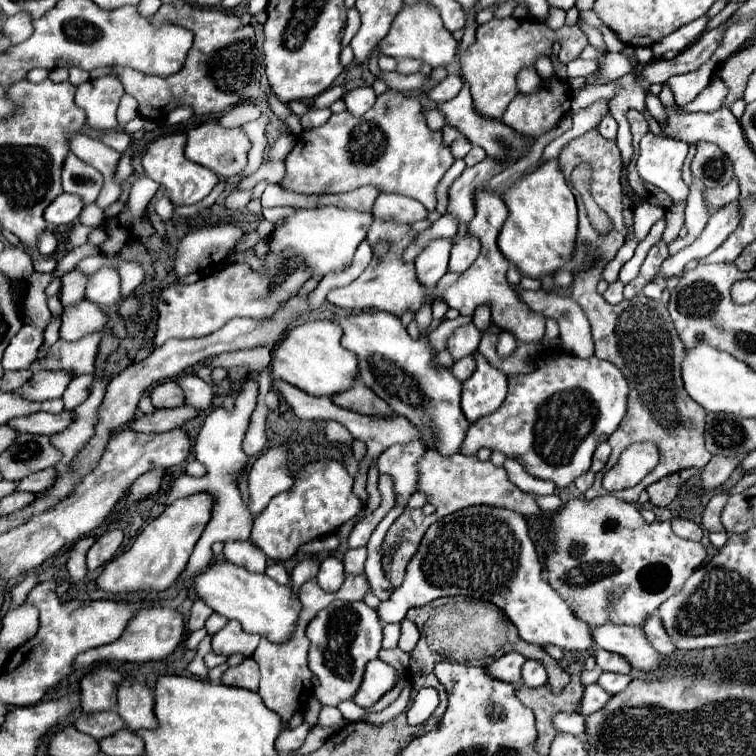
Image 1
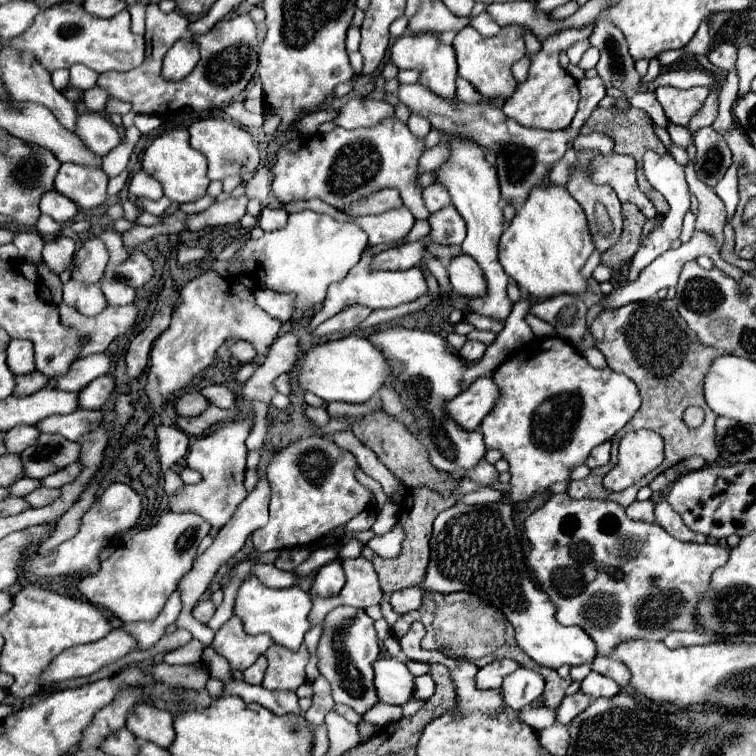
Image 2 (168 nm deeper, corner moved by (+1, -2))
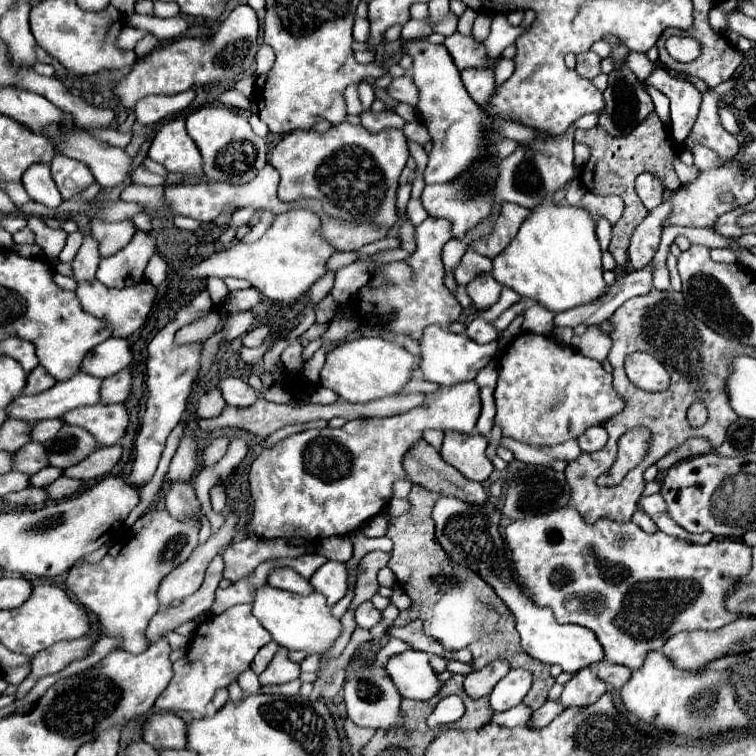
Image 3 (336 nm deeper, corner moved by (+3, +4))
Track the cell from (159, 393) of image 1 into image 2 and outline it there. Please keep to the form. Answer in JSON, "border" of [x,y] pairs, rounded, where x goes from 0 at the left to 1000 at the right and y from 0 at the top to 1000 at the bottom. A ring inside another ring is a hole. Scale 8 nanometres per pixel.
{"border":[[[265,519],[241,521],[233,529],[233,542],[238,550],[265,550],[265,545],[270,545],[275,537],[275,529]]]}

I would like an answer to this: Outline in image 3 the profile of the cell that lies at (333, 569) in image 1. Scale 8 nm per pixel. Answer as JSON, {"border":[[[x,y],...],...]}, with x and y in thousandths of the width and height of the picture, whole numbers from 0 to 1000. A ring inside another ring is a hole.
{"border":[[[434,741],[413,765],[410,772],[418,783],[431,788],[434,802],[442,802],[447,794],[452,794],[458,788],[460,780],[460,757],[458,757],[458,746],[444,743],[444,741]]]}

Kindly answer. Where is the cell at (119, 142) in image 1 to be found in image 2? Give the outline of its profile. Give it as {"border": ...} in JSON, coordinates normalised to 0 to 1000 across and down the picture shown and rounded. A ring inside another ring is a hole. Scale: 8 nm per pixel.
{"border":[[[132,148],[103,151],[103,156],[101,156],[101,177],[130,206],[140,206],[148,196],[153,196],[161,188],[153,167],[143,159],[143,153],[132,151]]]}

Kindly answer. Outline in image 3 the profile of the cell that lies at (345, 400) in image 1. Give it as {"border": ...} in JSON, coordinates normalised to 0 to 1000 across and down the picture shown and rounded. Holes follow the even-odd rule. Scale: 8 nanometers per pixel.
{"border":[[[553,582],[534,603],[534,622],[537,622],[537,630],[545,640],[553,640],[569,651],[579,651],[585,656],[603,656],[603,659],[614,659],[616,664],[624,664],[624,667],[640,667],[643,664],[643,648],[635,638],[627,638],[627,635],[619,635],[614,632],[611,627],[606,627],[606,622],[601,622],[593,611],[585,608],[582,598],[569,590],[563,582]]]}

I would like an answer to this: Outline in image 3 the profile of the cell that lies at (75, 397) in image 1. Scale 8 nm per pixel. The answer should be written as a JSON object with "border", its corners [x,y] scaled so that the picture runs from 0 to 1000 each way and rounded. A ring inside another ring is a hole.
{"border":[[[159,489],[156,495],[135,503],[135,513],[132,513],[132,529],[138,534],[151,534],[151,532],[164,532],[172,521],[172,508],[175,508],[175,497],[169,489]]]}

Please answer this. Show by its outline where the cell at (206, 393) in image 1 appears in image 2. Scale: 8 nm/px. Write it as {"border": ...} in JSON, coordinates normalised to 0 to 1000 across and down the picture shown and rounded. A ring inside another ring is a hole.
{"border":[[[294,508],[275,511],[267,516],[267,521],[278,529],[280,537],[288,537],[288,540],[310,540],[312,537],[312,521]]]}

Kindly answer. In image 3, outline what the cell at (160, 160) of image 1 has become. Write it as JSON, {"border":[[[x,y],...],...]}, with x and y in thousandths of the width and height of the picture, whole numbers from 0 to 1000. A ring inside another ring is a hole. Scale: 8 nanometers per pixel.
{"border":[[[243,156],[220,161],[204,180],[196,206],[214,217],[222,228],[241,230],[254,238],[267,238],[267,204],[243,169]]]}

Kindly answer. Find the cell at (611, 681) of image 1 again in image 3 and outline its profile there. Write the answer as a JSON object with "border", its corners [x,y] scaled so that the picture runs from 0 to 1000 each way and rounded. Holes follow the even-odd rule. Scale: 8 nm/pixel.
{"border":[[[770,884],[754,902],[746,905],[741,926],[749,937],[778,934],[786,926],[791,926],[791,921],[796,921],[799,915],[804,915],[804,905],[788,897],[788,892],[780,884]]]}

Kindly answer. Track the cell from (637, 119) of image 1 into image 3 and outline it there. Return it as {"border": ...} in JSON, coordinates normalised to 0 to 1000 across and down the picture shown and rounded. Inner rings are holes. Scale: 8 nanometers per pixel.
{"border":[[[857,151],[857,156],[828,180],[807,180],[794,167],[786,167],[780,172],[762,172],[762,188],[778,190],[783,196],[780,212],[767,225],[770,228],[767,235],[775,246],[775,251],[788,254],[788,257],[817,257],[828,270],[823,288],[810,299],[810,315],[807,328],[804,328],[804,333],[815,344],[815,352],[823,354],[831,344],[831,323],[833,323],[836,307],[841,304],[844,294],[849,294],[857,283],[839,251],[839,235],[849,228],[857,228],[857,230],[868,233],[886,251],[897,251],[897,246],[902,246],[897,233],[889,225],[892,188],[886,183],[884,169],[873,161],[870,151]]]}

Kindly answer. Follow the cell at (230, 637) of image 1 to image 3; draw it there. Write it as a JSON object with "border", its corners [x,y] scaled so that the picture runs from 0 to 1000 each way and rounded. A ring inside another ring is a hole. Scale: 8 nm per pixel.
{"border":[[[331,799],[307,802],[304,807],[294,810],[294,815],[267,823],[257,836],[251,862],[230,876],[225,907],[209,921],[204,939],[243,939],[254,947],[270,947],[272,931],[280,926],[286,913],[302,907],[315,897],[317,889],[328,886],[339,862],[357,847],[357,836],[333,815]]]}

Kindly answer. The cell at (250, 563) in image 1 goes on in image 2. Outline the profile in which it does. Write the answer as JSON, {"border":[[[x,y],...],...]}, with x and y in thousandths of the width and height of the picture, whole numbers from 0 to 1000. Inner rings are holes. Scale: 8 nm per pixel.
{"border":[[[341,746],[336,749],[336,762],[341,762],[344,770],[349,770],[354,778],[386,778],[392,775],[392,762],[386,757],[368,754],[362,746]]]}

